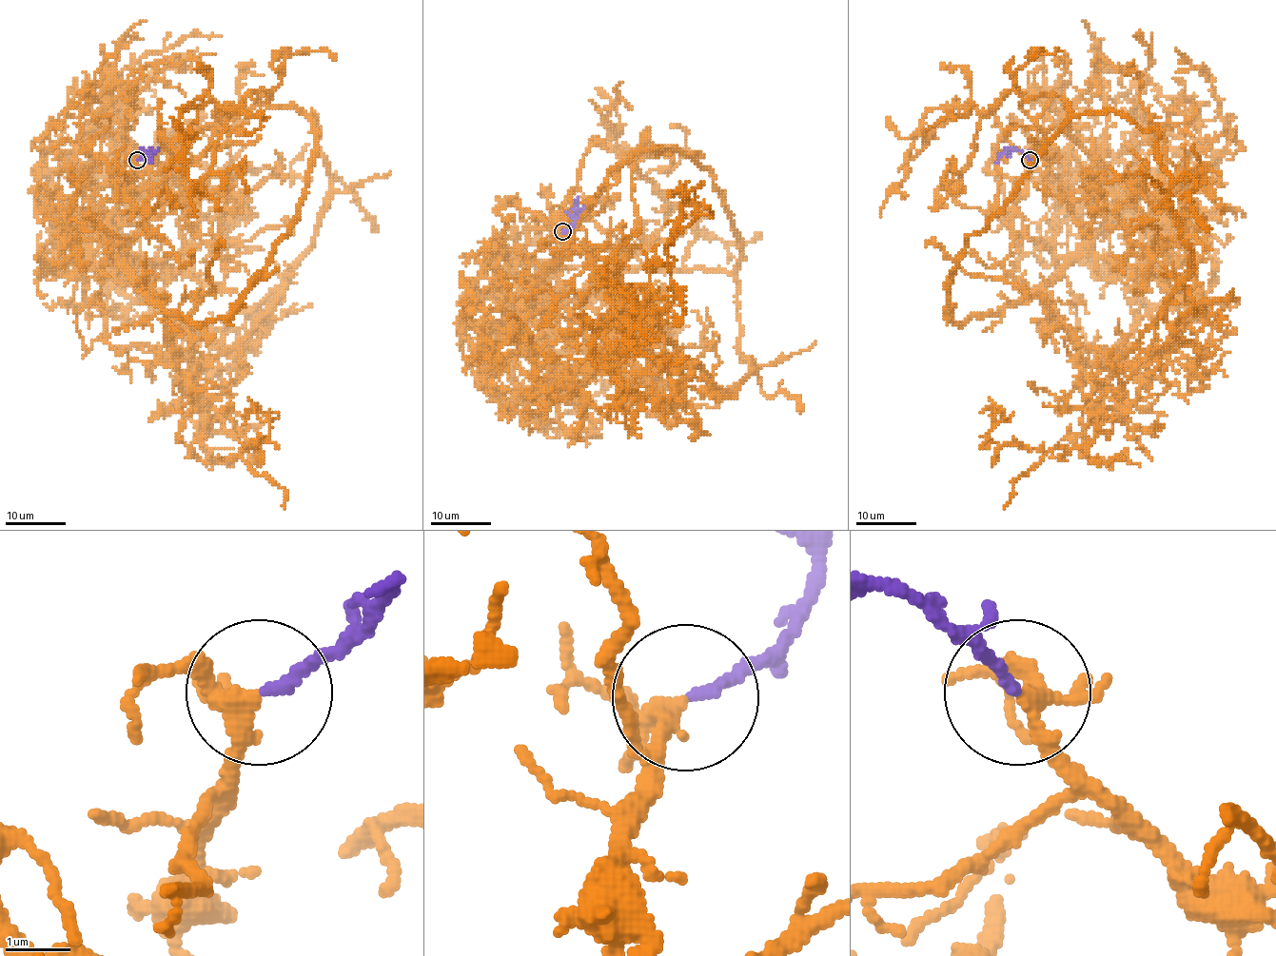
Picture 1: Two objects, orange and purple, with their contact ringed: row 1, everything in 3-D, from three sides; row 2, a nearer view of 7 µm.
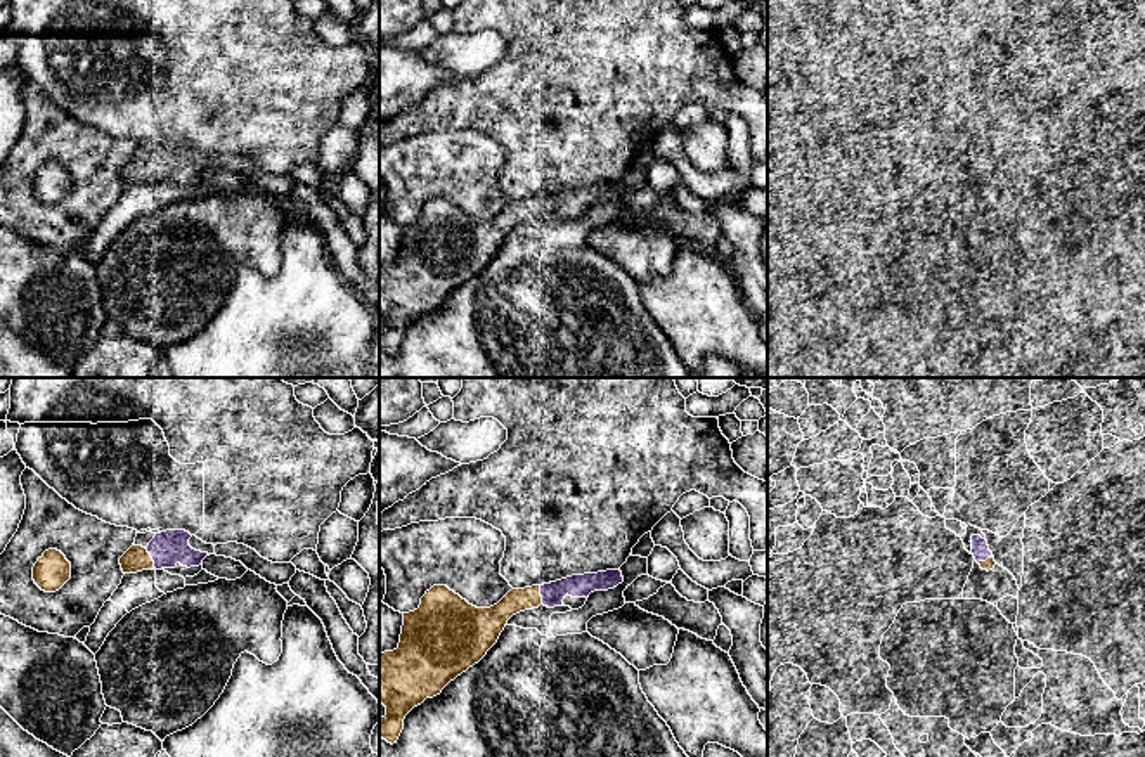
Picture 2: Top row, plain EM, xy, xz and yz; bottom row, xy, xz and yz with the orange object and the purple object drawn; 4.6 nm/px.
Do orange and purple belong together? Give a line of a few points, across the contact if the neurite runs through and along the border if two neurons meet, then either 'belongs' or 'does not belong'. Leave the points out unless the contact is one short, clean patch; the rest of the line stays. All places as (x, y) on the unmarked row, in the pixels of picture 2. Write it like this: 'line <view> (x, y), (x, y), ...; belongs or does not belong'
belongs

